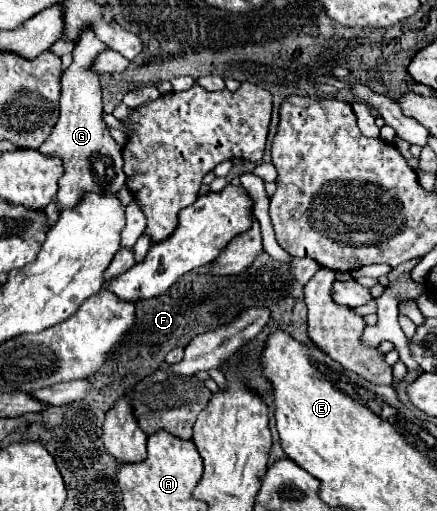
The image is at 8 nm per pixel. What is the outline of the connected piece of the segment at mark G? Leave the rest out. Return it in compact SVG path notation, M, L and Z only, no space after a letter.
M88 26L80 32L74 46L74 62L62 74L62 96L60 96L60 118L52 128L48 140L38 148L44 154L58 156L64 162L64 176L60 178L58 206L60 210L70 208L78 202L80 192L118 192L126 184L126 174L122 170L122 148L110 136L106 122L102 120L102 86L100 74L94 70L94 60L98 54L106 52L108 46L98 40L94 30Z

